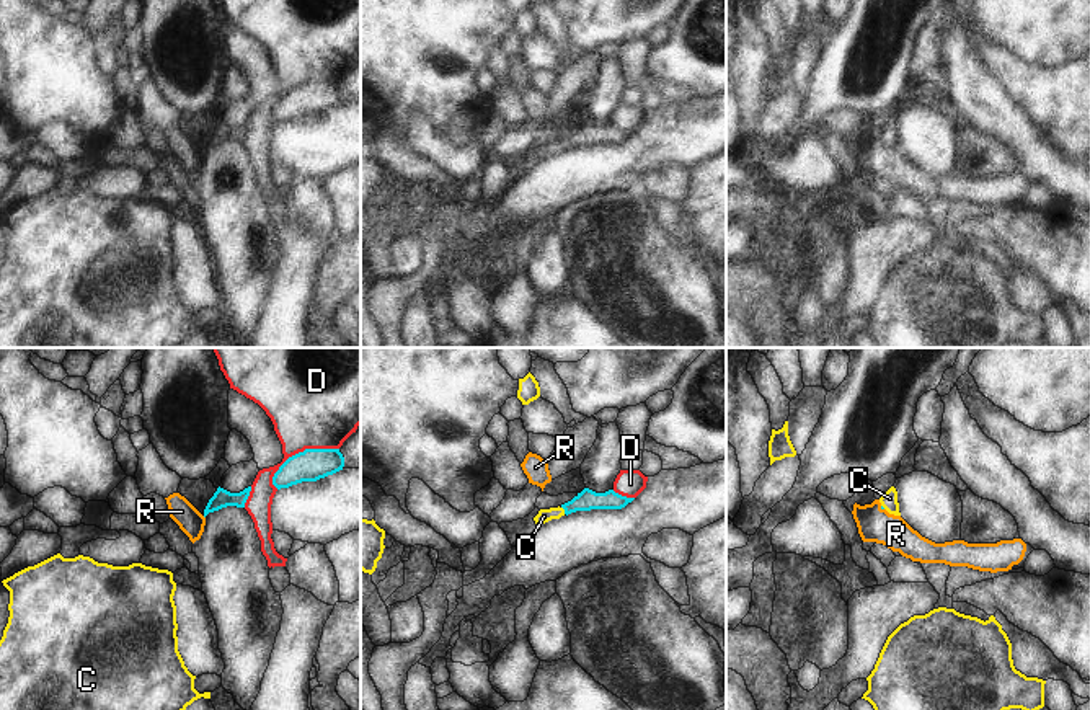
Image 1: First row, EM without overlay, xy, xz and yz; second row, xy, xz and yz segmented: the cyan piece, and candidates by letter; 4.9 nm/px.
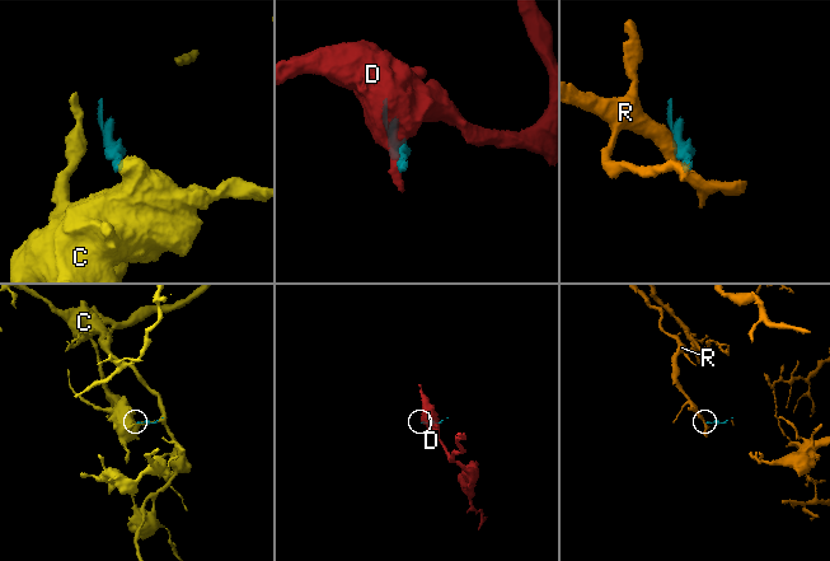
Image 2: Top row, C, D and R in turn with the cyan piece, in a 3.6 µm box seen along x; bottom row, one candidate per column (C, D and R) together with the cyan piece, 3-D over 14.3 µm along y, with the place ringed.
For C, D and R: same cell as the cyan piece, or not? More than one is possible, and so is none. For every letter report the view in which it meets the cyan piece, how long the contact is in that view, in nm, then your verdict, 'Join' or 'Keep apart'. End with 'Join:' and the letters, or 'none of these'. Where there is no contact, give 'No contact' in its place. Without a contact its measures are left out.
C: Touches cyan in xz. Shared border 40 nm. Join
D: Touches cyan in xy. Shared border 380 nm. Keep apart
R: Touches cyan in yz. Shared border 30 nm. Keep apart
Join: C.

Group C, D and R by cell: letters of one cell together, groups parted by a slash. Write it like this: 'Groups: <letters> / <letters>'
Groups: C / D / R.

